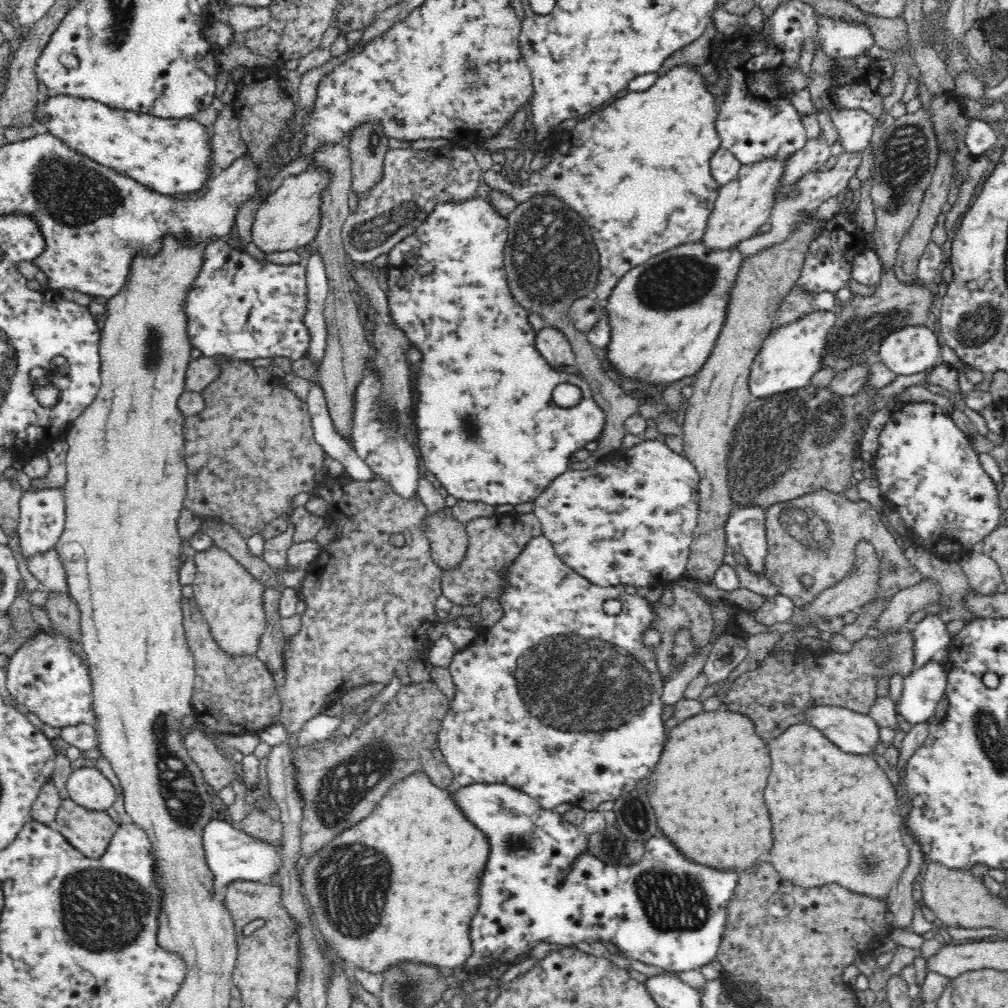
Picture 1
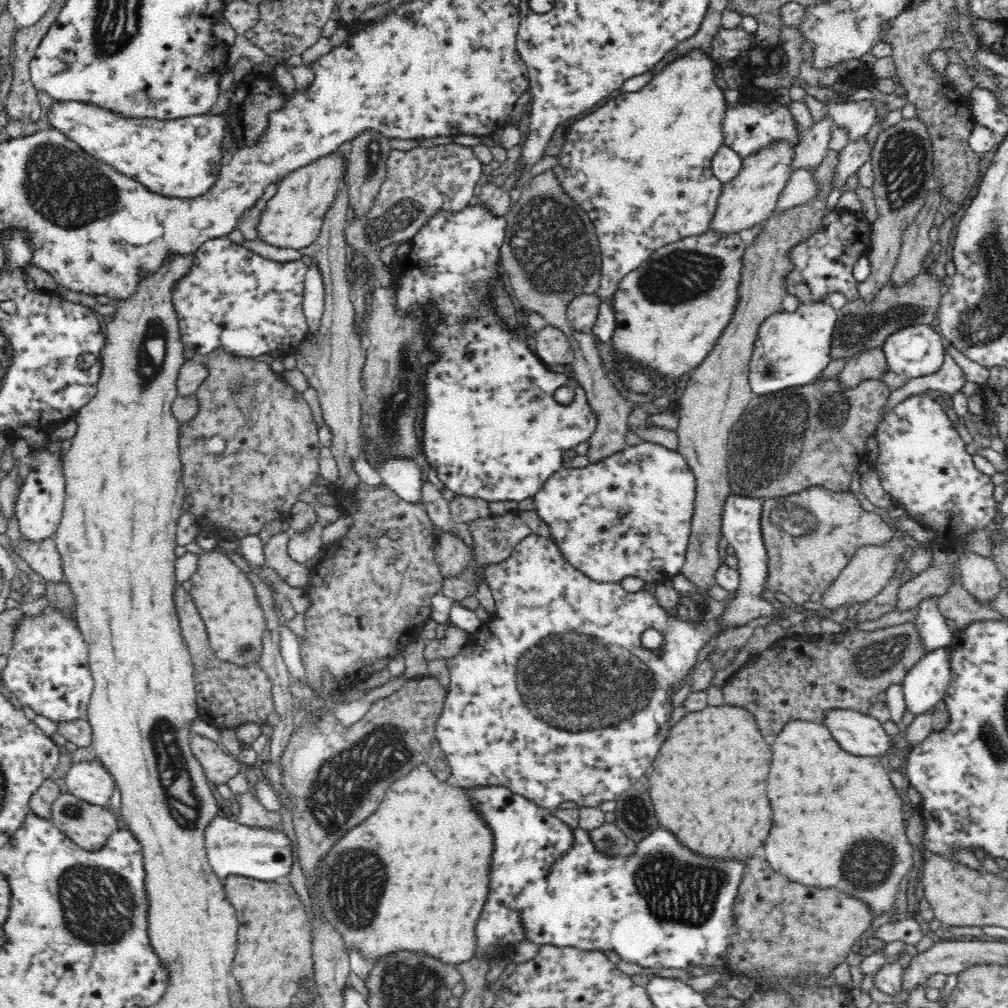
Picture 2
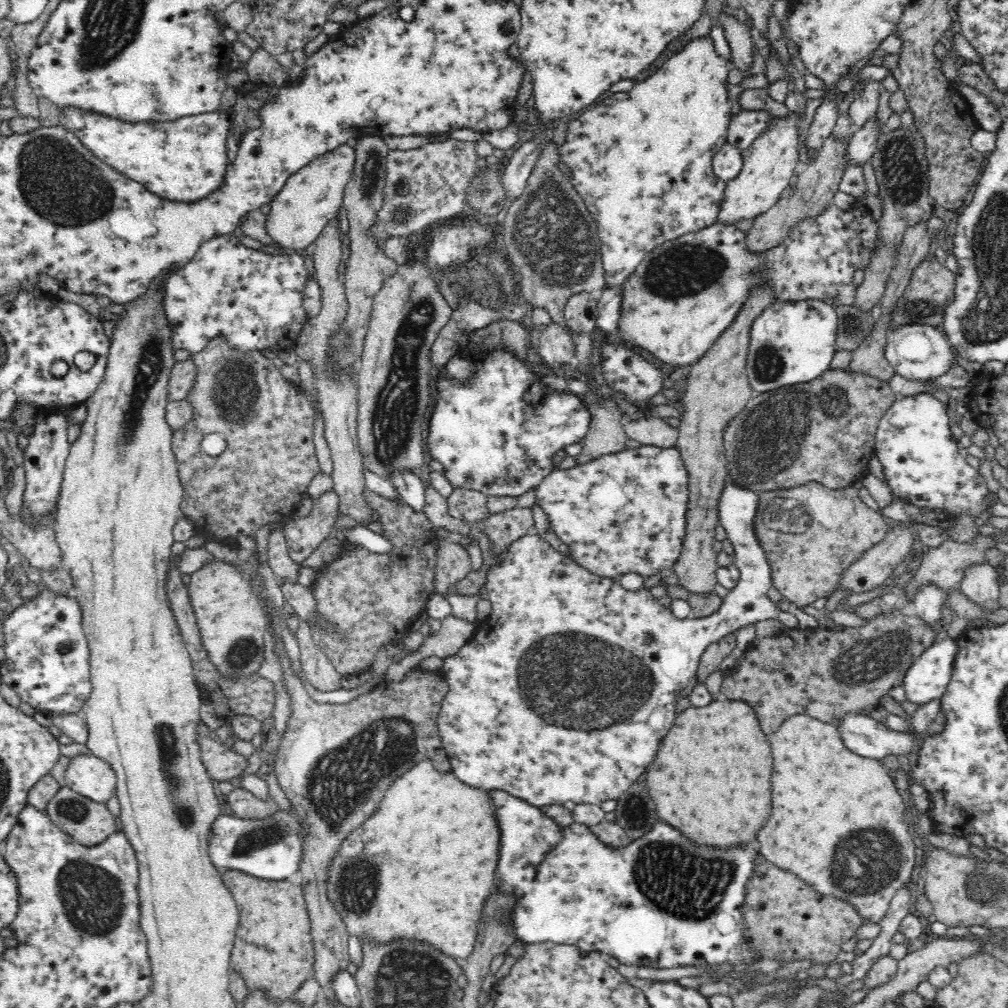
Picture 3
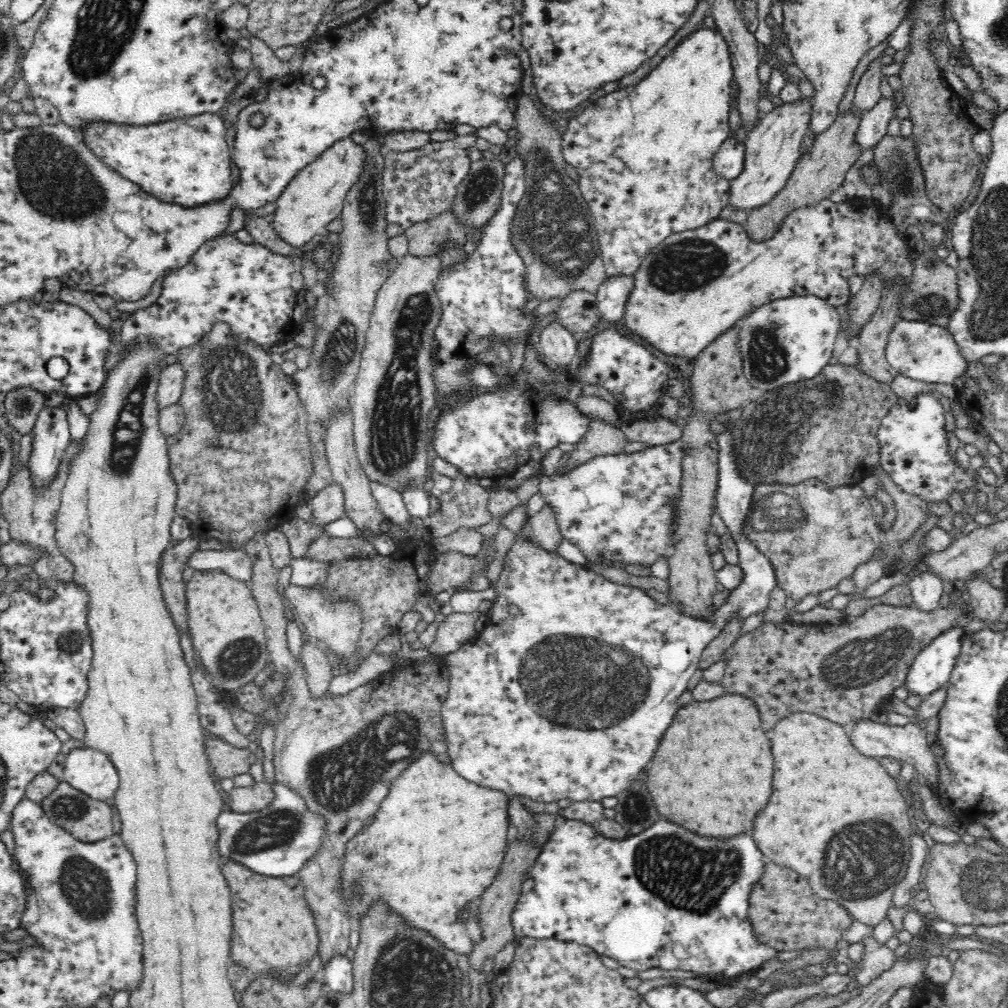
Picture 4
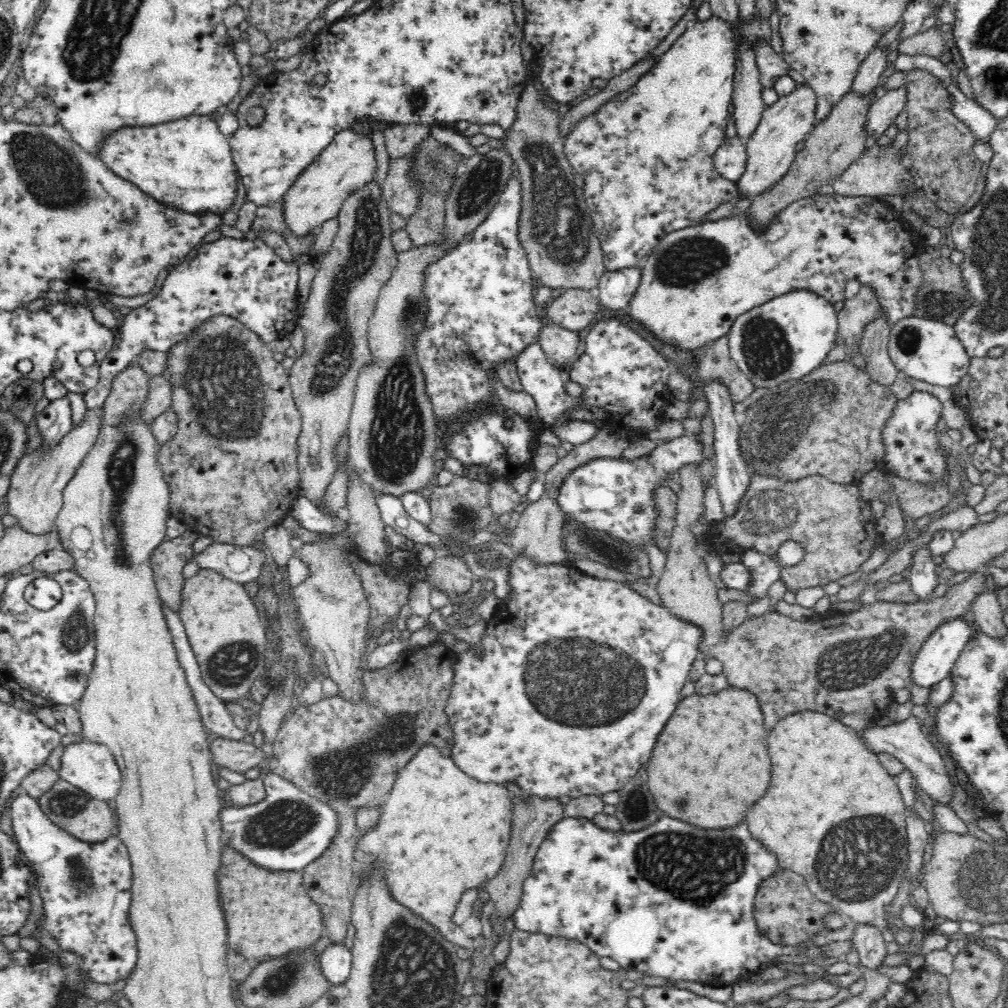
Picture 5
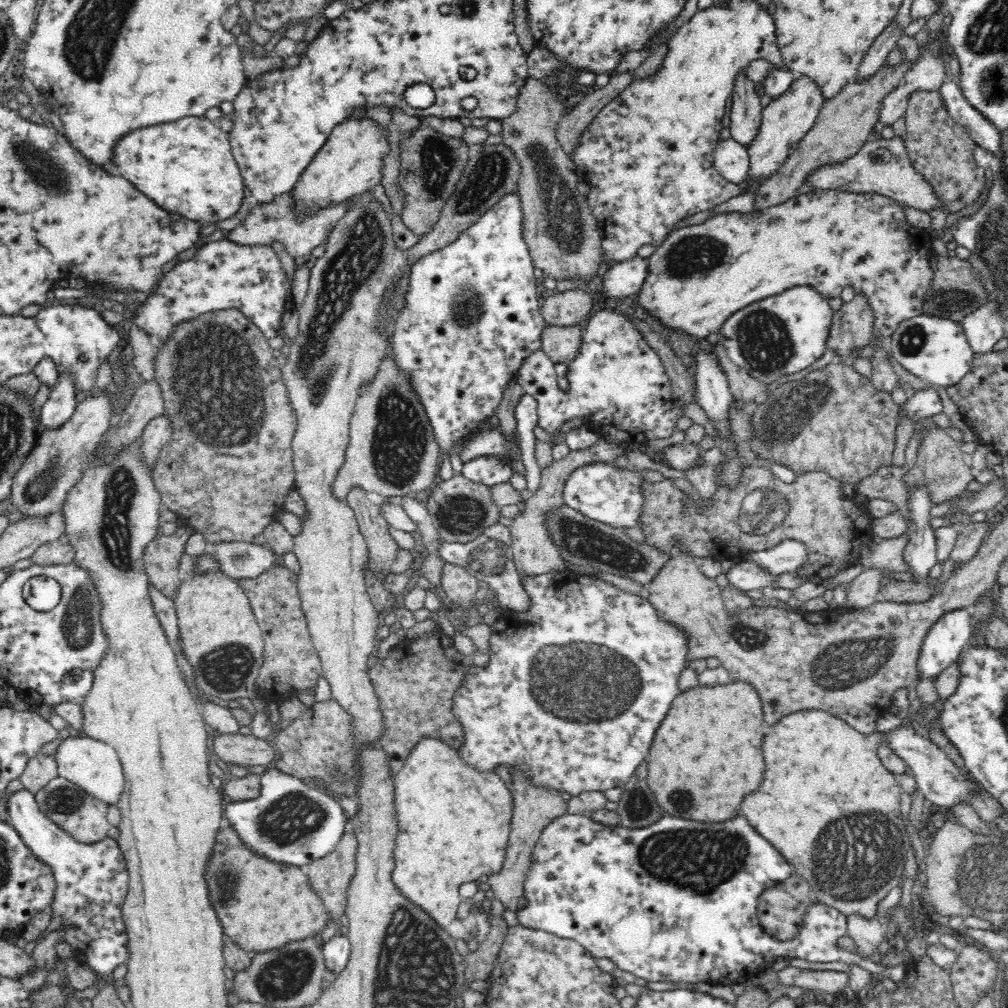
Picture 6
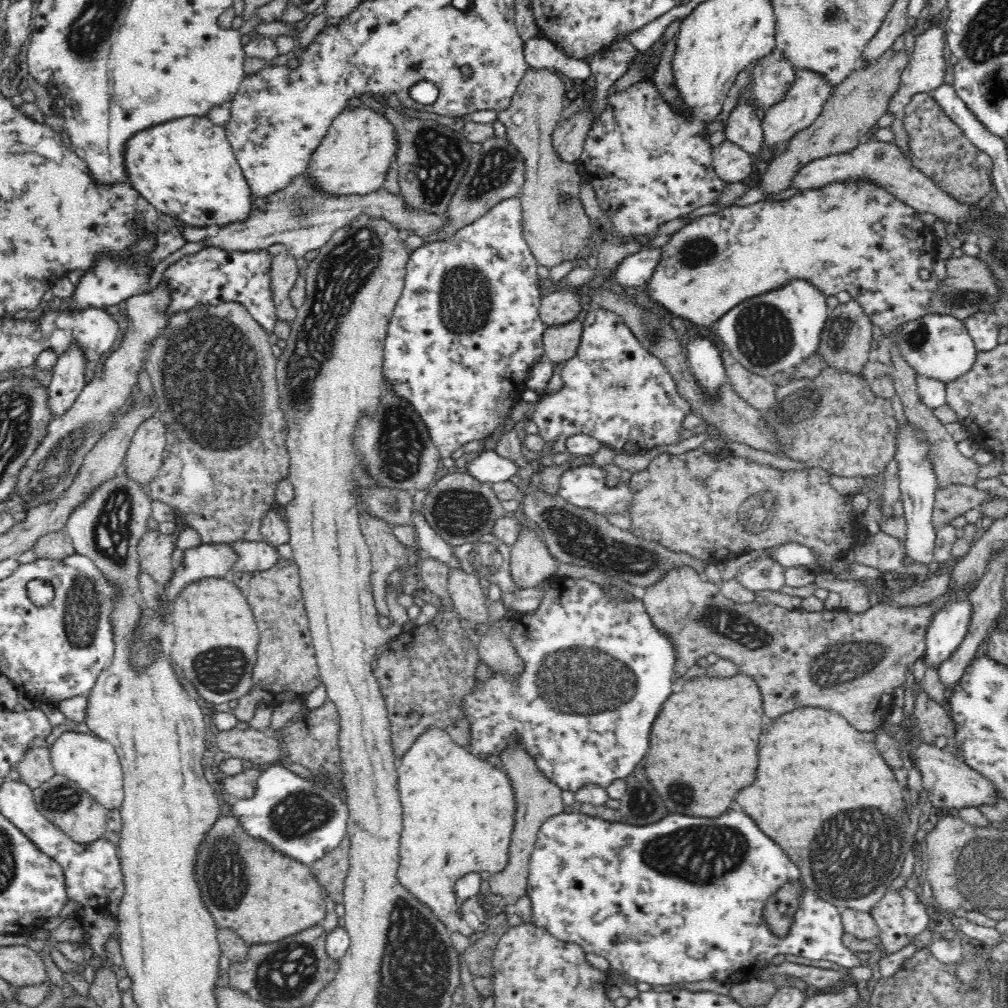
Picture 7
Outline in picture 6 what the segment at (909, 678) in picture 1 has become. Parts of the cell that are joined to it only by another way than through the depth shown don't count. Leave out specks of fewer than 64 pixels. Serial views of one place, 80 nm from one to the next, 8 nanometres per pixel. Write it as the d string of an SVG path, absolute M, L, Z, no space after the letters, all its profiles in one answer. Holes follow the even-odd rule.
M966 607L947 611L928 630L917 663L919 678L936 678L937 674L960 657L969 643L972 616Z

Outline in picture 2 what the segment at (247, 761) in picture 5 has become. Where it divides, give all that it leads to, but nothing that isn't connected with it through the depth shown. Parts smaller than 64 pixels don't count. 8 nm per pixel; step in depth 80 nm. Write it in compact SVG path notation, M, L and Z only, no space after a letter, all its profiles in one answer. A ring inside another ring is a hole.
M194 735L190 738L192 750L210 782L220 785L227 784L228 780L240 772L240 762L236 757L228 754L228 751L210 738Z

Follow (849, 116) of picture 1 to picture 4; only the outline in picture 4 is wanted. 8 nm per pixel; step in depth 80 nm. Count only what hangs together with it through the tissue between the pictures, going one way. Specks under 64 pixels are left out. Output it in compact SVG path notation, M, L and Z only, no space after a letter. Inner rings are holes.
M878 57L866 68L866 72L860 76L856 90L854 90L853 105L861 110L863 114L871 110L874 104L878 102L880 96L880 78L882 77L882 70L884 70L884 62L882 58Z

